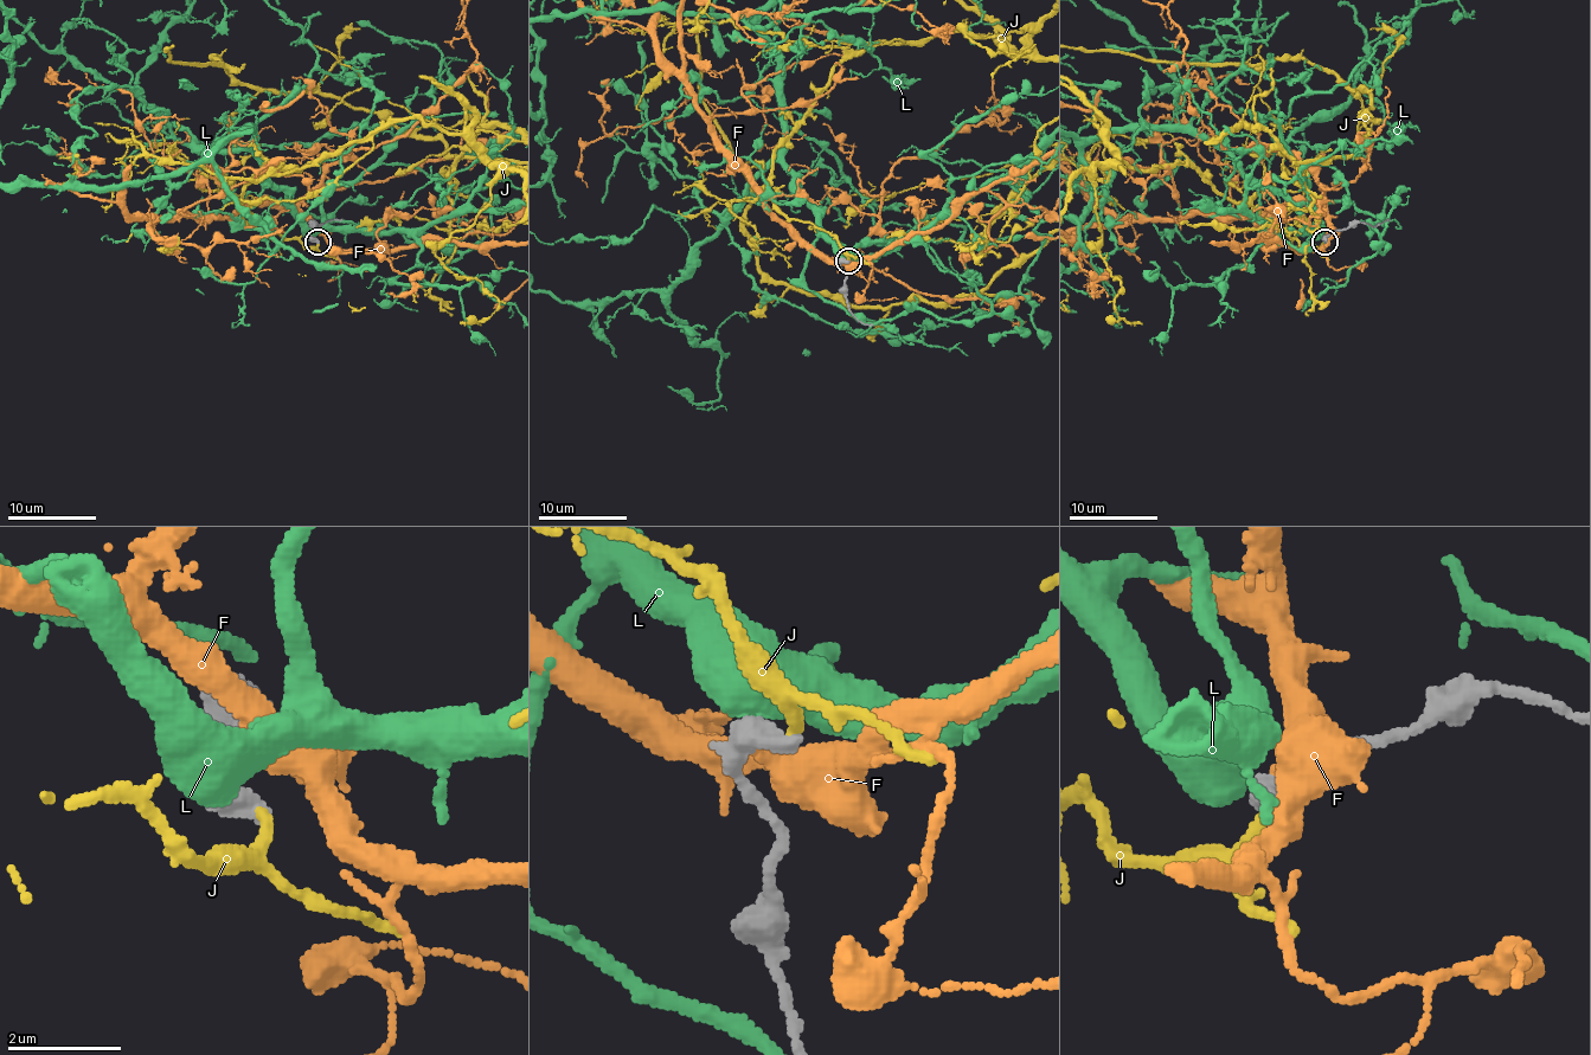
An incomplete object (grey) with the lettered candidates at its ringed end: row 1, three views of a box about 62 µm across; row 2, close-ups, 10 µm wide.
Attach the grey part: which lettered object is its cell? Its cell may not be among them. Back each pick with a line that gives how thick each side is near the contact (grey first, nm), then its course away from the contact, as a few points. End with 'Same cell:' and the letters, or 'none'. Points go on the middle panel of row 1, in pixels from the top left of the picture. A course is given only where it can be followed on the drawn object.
J: calibres 480 and 240 nm
Same cell: J

